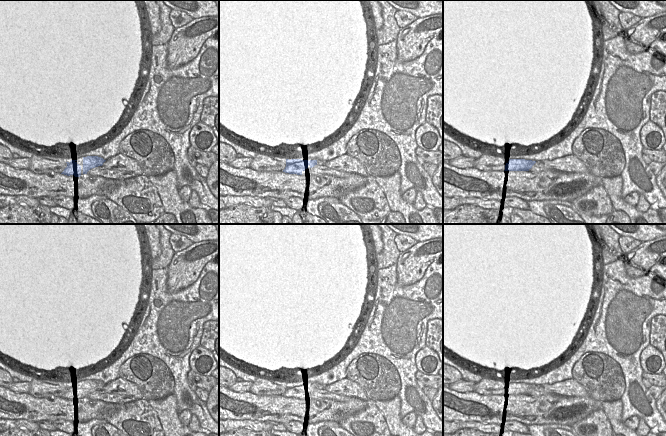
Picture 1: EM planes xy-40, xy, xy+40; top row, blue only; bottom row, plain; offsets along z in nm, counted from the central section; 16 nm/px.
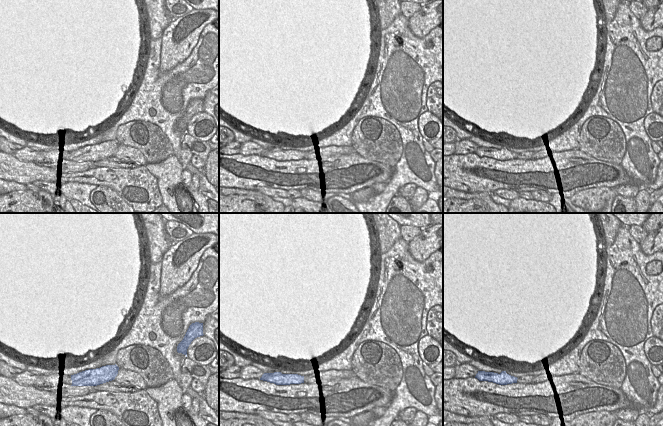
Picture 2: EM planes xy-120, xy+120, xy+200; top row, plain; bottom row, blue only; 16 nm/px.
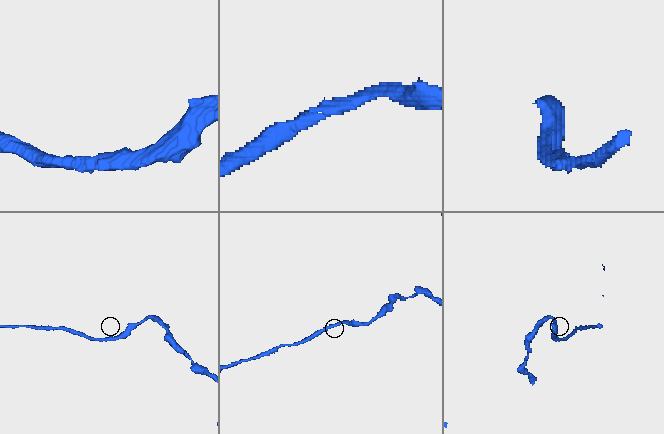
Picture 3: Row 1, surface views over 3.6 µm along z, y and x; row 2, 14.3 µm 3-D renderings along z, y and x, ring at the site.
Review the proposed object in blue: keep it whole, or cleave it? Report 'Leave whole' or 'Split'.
Leave whole

